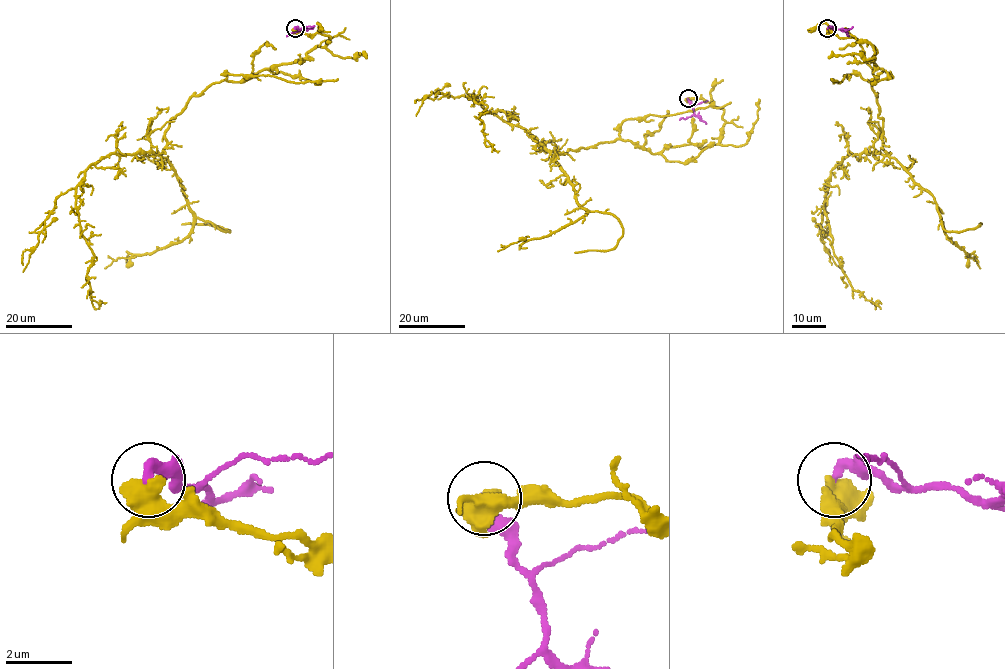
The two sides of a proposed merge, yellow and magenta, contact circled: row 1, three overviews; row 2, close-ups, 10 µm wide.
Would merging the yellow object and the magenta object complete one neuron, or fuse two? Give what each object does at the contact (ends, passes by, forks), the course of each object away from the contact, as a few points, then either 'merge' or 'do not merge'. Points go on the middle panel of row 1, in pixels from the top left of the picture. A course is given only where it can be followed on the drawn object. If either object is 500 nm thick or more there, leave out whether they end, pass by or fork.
yellow via (687, 99), (723, 110), (717, 144), (651, 153), (615, 139), (554, 157), (469, 94), (499, 150) | magenta via (687, 99), (693, 114), (679, 120) | do not merge

